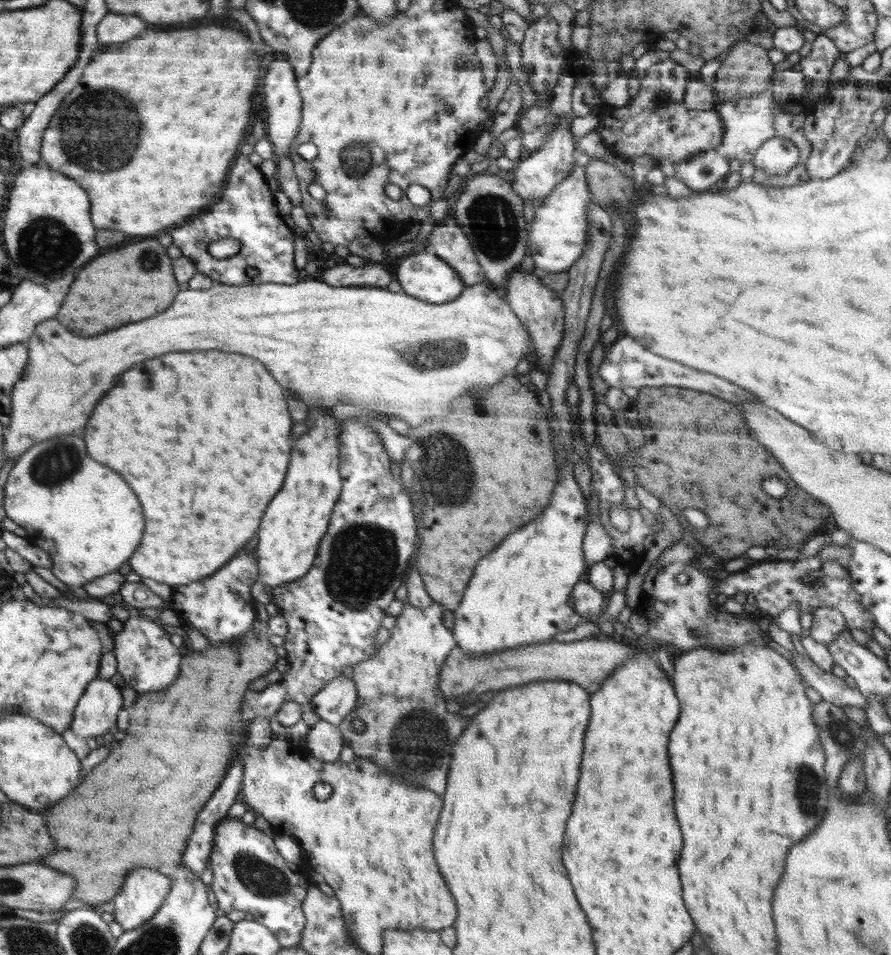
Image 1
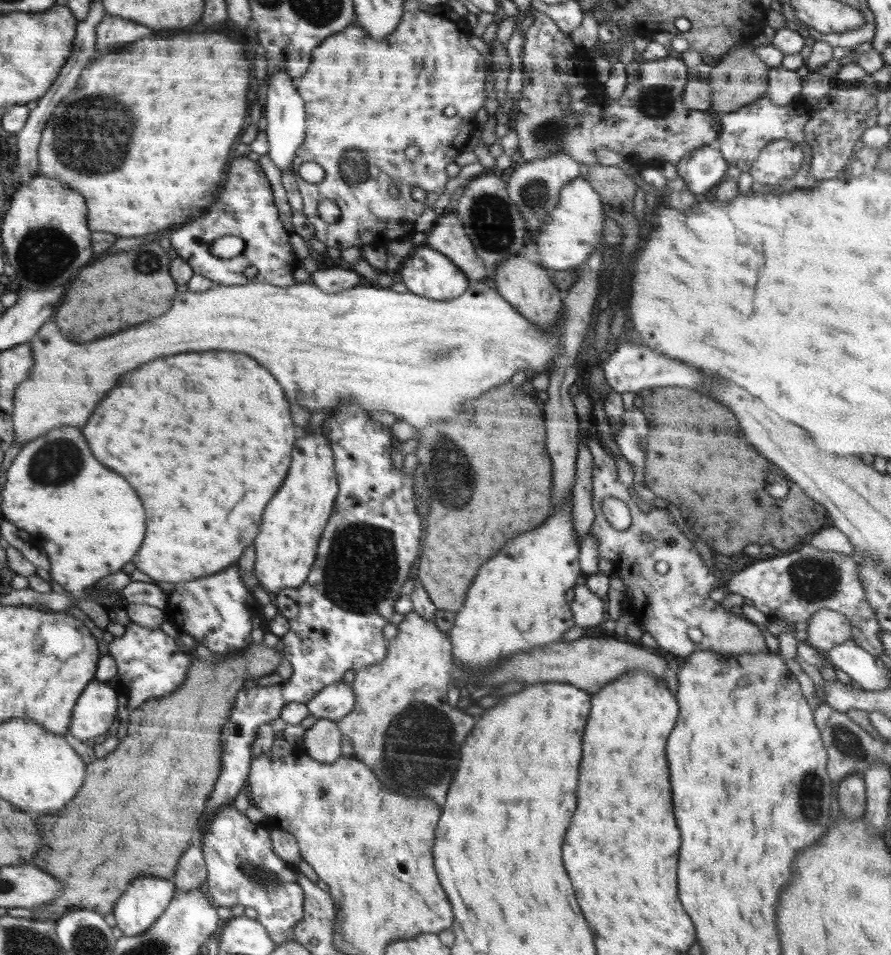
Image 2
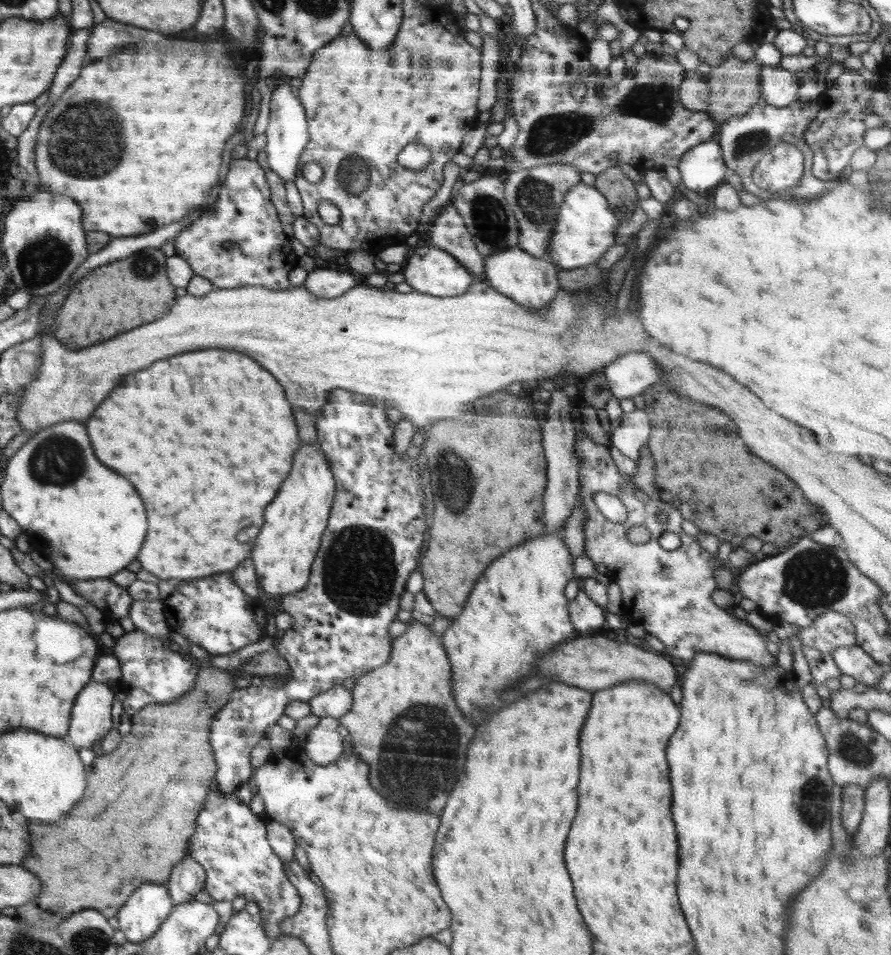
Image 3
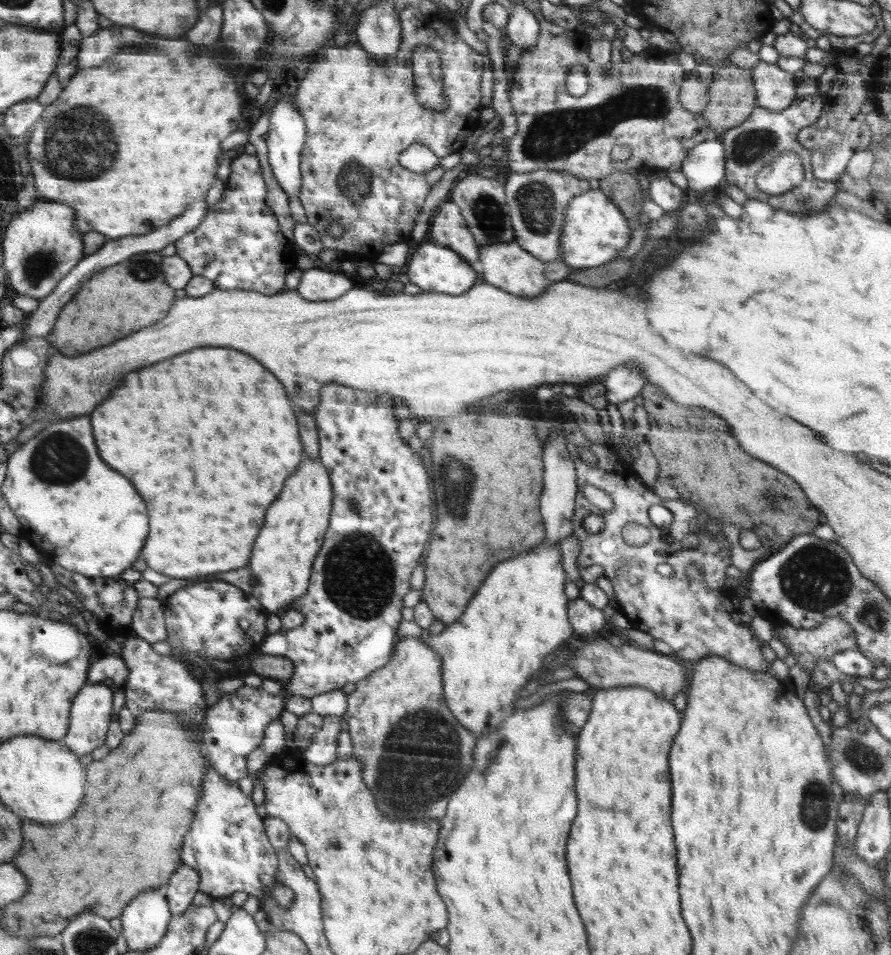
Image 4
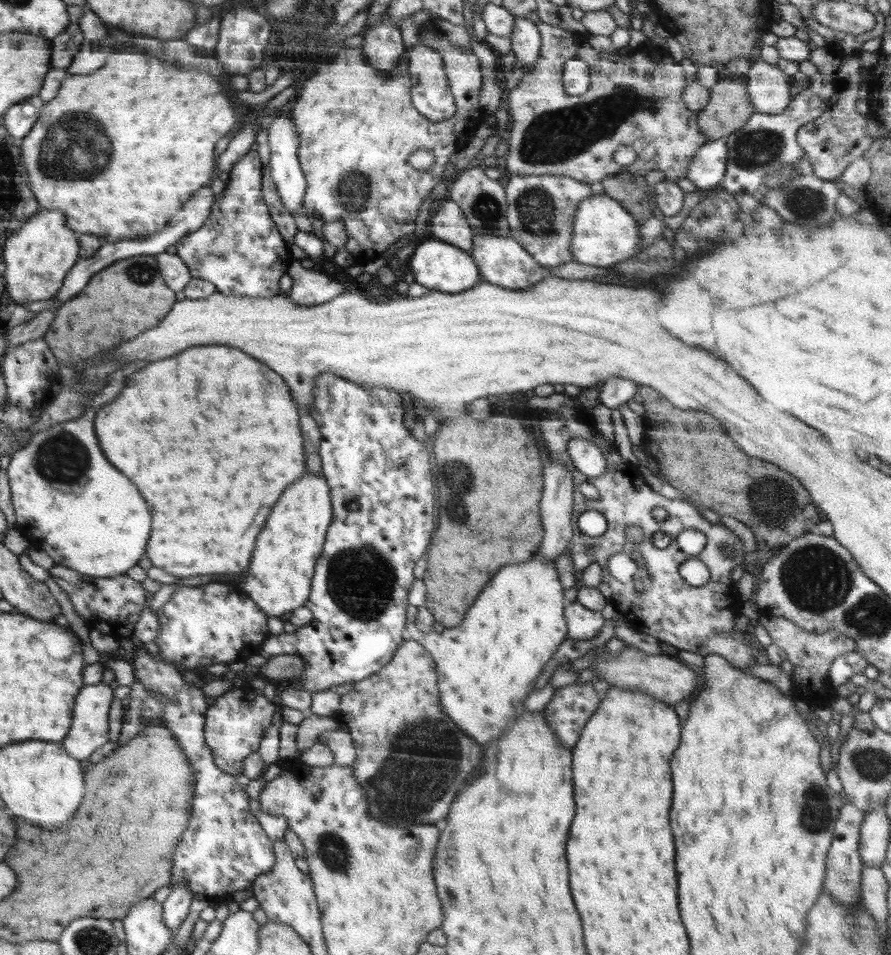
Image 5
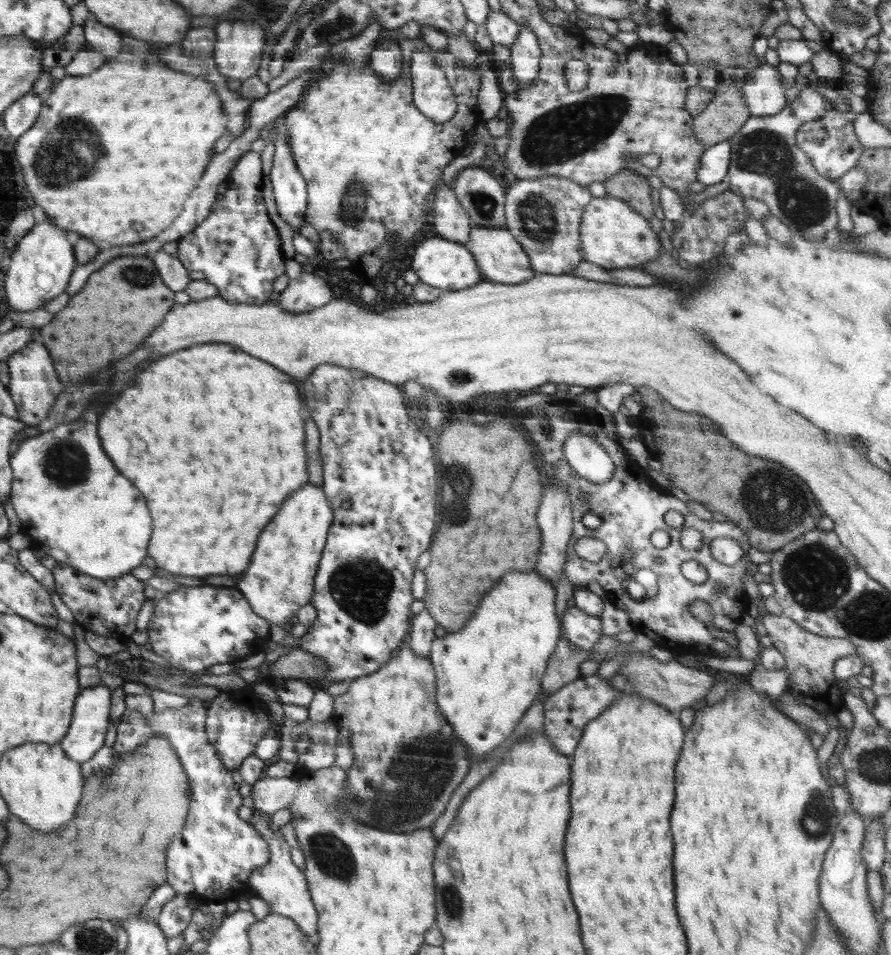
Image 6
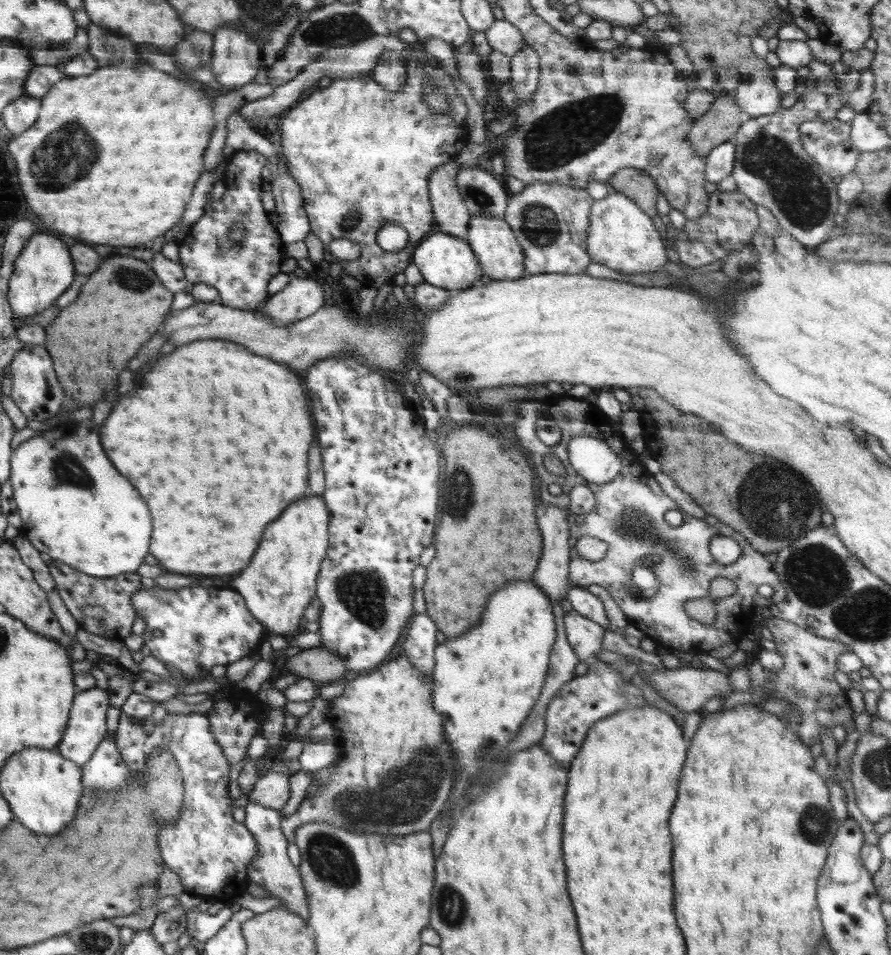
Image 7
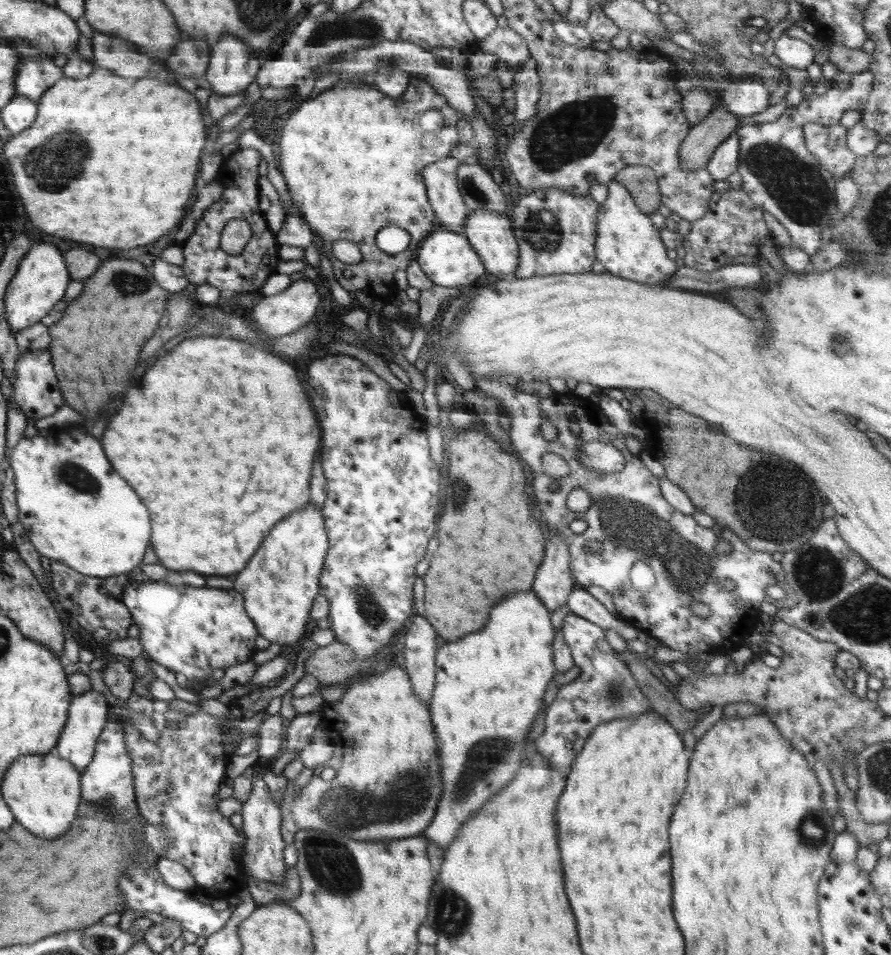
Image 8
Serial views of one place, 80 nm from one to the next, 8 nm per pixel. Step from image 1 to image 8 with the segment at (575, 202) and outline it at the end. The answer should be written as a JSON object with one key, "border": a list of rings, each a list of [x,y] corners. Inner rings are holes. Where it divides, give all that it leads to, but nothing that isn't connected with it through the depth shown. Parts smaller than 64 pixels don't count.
{"border":[[[616,180],[608,185],[608,198],[597,213],[597,259],[608,272],[640,284],[662,285],[677,271],[675,253],[660,239],[657,229],[634,203],[632,196]]]}

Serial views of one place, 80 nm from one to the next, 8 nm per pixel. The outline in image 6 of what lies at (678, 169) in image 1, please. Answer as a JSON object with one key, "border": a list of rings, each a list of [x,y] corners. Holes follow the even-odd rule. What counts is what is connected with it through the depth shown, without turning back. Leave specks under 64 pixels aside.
{"border":[[[727,140],[706,147],[697,170],[697,181],[705,186],[723,182],[730,164],[731,146]]]}

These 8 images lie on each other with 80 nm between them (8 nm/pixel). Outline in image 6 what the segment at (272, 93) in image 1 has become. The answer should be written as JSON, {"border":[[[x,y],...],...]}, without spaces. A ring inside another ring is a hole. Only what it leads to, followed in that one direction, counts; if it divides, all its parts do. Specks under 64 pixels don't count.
{"border":[[[286,135],[278,137],[275,143],[273,166],[269,174],[274,200],[282,220],[295,230],[301,231],[307,209],[307,185],[297,169]]]}

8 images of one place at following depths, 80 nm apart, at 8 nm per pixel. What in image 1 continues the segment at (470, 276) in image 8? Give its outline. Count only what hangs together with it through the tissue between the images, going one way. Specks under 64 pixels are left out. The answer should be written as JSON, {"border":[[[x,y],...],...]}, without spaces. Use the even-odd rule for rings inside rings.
{"border":[[[425,251],[416,252],[416,254],[409,255],[401,260],[397,268],[397,275],[393,279],[401,284],[406,294],[434,304],[453,301],[460,297],[466,288],[466,284],[454,267],[451,267],[440,256]]]}

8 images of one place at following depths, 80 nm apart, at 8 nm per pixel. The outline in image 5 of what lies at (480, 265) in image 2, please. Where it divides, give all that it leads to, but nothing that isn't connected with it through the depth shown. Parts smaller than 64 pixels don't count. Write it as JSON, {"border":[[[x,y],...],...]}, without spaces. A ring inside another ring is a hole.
{"border":[[[446,195],[432,218],[426,218],[434,238],[470,253],[475,235],[461,206]]]}

